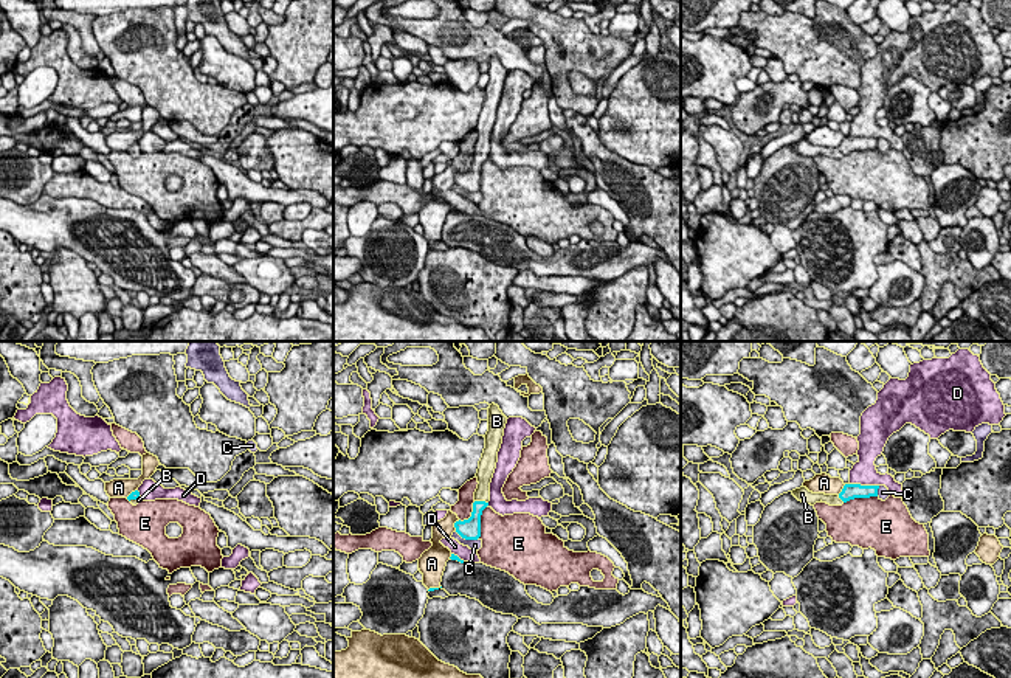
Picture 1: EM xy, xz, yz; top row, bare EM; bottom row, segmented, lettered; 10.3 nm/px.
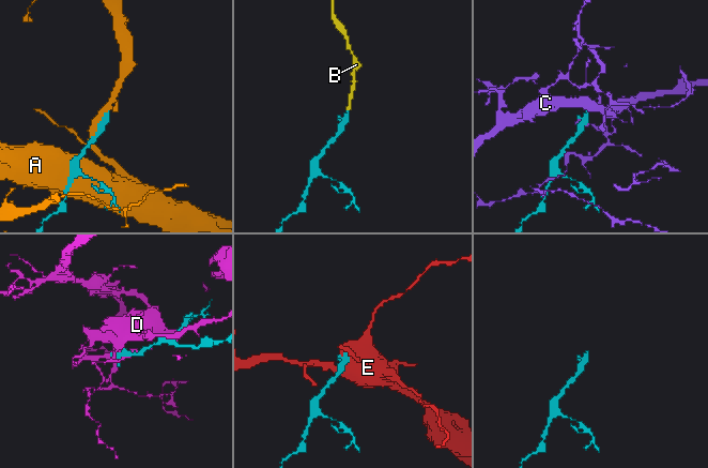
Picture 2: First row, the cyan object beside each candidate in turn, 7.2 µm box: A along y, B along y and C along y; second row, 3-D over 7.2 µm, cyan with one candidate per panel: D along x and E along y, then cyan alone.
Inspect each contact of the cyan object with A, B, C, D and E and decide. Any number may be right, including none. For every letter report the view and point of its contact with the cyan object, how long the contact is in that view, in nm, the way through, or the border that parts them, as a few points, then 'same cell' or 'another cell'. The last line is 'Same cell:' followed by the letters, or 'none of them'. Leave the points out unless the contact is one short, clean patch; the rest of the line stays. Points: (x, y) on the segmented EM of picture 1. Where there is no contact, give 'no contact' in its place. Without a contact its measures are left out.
A: contact xz (455, 525); length 140 nm; another cell
B: contact xz (481, 501); length 150 nm; way xz (473, 523), (481, 501), (484, 478); same cell
C: contact xz (467, 539); length 260 nm; another cell
D: contact yz (864, 486); length 320 nm; another cell
E: contact yz (859, 497); length 360 nm; another cell
Same cell: B

